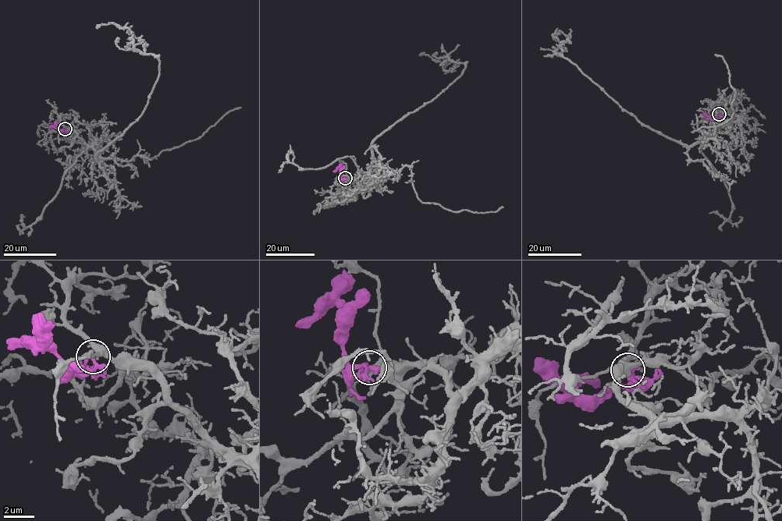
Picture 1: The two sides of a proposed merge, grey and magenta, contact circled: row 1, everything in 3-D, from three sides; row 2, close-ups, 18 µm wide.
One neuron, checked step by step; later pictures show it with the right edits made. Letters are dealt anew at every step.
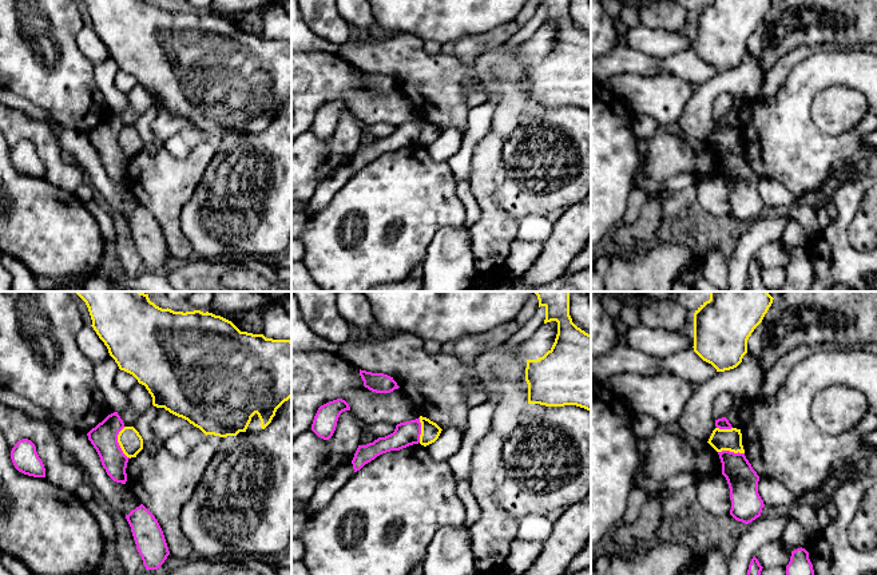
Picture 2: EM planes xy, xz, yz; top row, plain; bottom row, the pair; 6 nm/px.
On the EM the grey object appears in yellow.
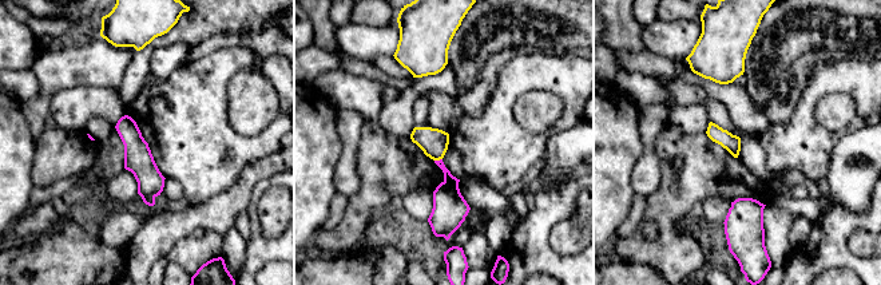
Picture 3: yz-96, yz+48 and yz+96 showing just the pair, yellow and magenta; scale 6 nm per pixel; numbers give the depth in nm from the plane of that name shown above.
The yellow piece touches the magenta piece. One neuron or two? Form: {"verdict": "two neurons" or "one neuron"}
{"verdict": "two neurons"}

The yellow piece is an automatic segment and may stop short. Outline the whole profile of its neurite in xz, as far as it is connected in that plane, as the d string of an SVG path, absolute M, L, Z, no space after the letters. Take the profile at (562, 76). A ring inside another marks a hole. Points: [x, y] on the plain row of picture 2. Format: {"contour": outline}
{"contour": "M539 0L545 8L544 24L556 21L552 48L537 60L527 60L528 104L545 107L576 106L591 111L591 35L578 28L570 16L570 0Z"}

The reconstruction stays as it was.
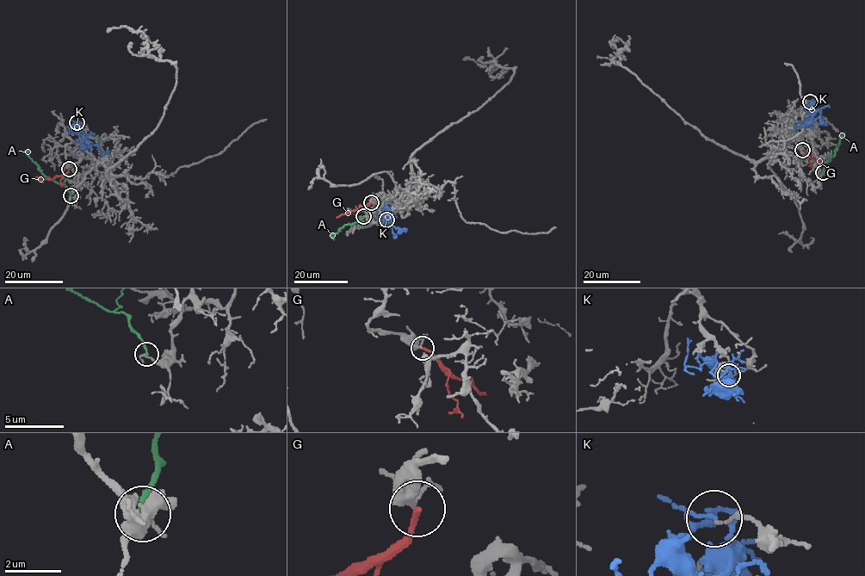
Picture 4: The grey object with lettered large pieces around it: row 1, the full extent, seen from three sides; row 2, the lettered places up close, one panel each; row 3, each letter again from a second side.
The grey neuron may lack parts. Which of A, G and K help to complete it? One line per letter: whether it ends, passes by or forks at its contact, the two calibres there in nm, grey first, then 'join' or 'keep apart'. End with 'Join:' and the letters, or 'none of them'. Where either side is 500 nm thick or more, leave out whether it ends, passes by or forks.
A: it ends; calibres 170 and 200 nm; keep apart
G: it ends; calibres 260 and 190 nm; join
K: it ends; calibres 100 and 120 nm; keep apart
Join: G

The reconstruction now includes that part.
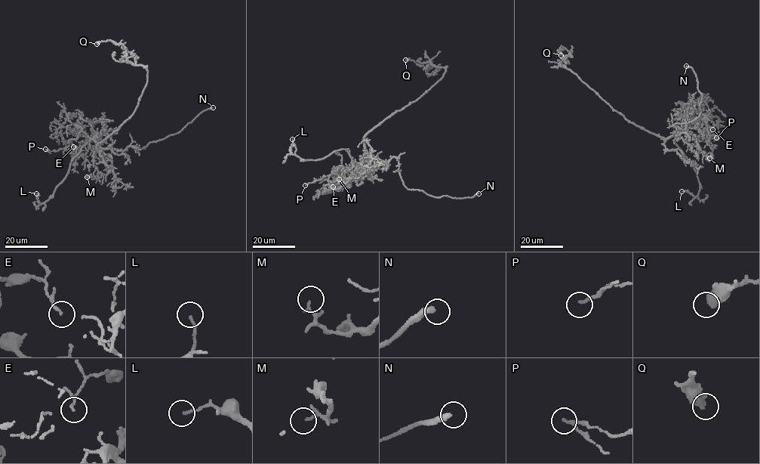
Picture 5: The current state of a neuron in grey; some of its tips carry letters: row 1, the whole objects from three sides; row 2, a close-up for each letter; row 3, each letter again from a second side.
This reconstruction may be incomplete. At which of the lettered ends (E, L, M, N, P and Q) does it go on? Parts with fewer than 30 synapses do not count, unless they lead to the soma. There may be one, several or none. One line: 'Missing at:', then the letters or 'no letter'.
Missing at: N

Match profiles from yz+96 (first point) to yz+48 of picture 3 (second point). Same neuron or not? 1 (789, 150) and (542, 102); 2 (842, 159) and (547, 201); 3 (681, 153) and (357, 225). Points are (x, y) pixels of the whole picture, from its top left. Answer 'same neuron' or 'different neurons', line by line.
1: different neurons
2: different neurons
3: same neuron

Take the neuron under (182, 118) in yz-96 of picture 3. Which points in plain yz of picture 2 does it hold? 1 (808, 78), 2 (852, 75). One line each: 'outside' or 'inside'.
1: inside
2: inside

